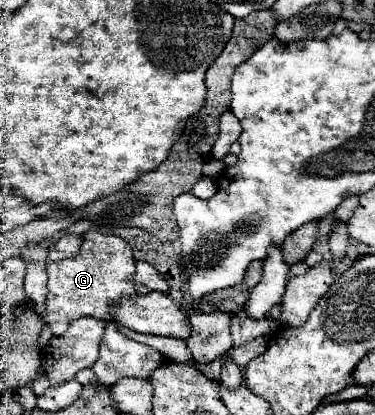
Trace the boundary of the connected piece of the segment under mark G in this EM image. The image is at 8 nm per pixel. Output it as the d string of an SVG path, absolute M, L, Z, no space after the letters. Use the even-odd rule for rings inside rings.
M87 231L83 235L81 251L75 259L53 261L47 265L49 273L49 297L47 297L47 317L53 335L65 333L71 321L89 315L103 321L111 321L109 305L121 297L131 297L135 293L135 259L131 245L115 235L103 235L97 231Z

